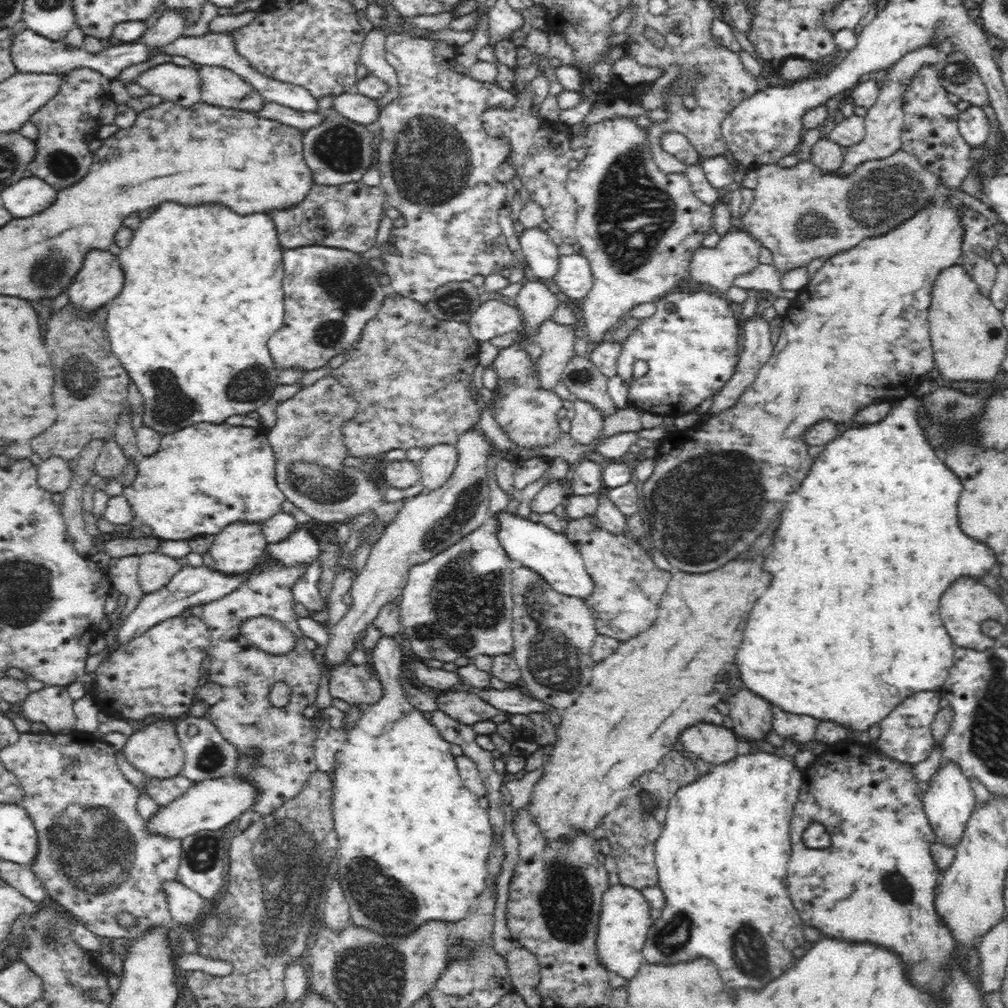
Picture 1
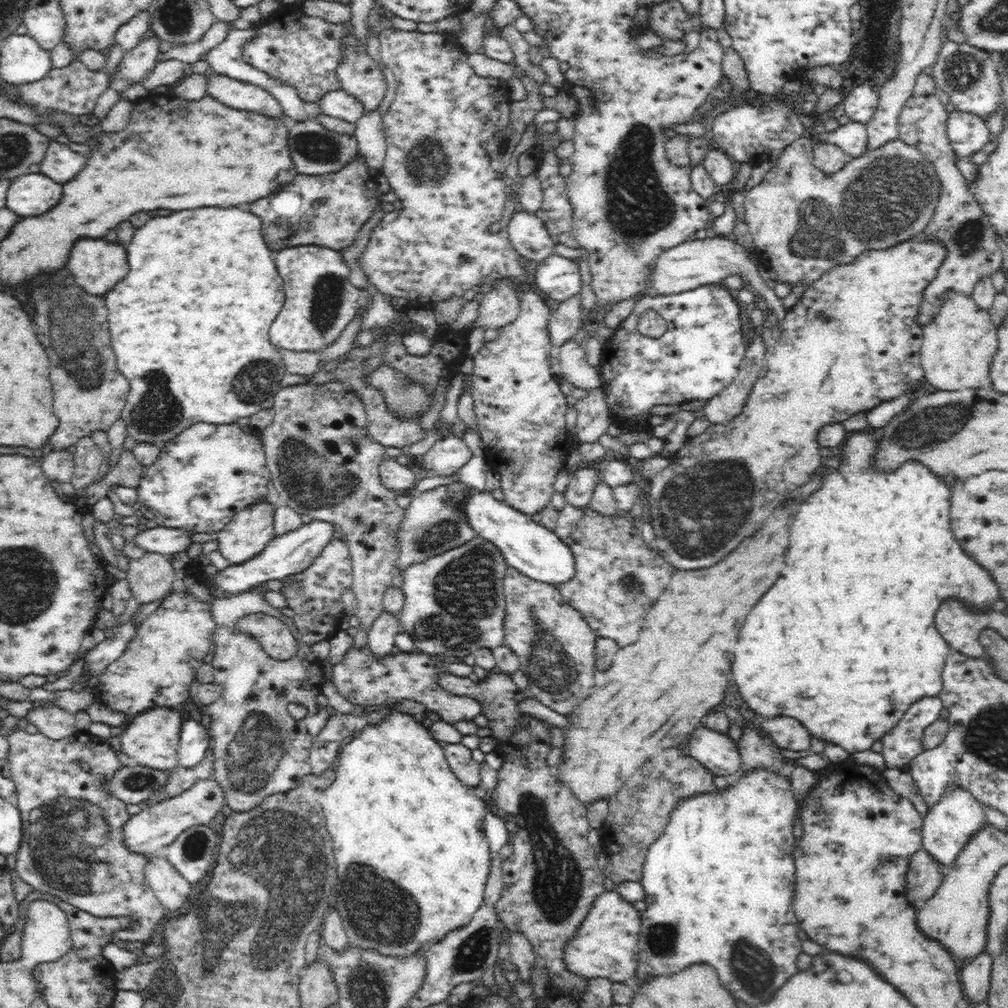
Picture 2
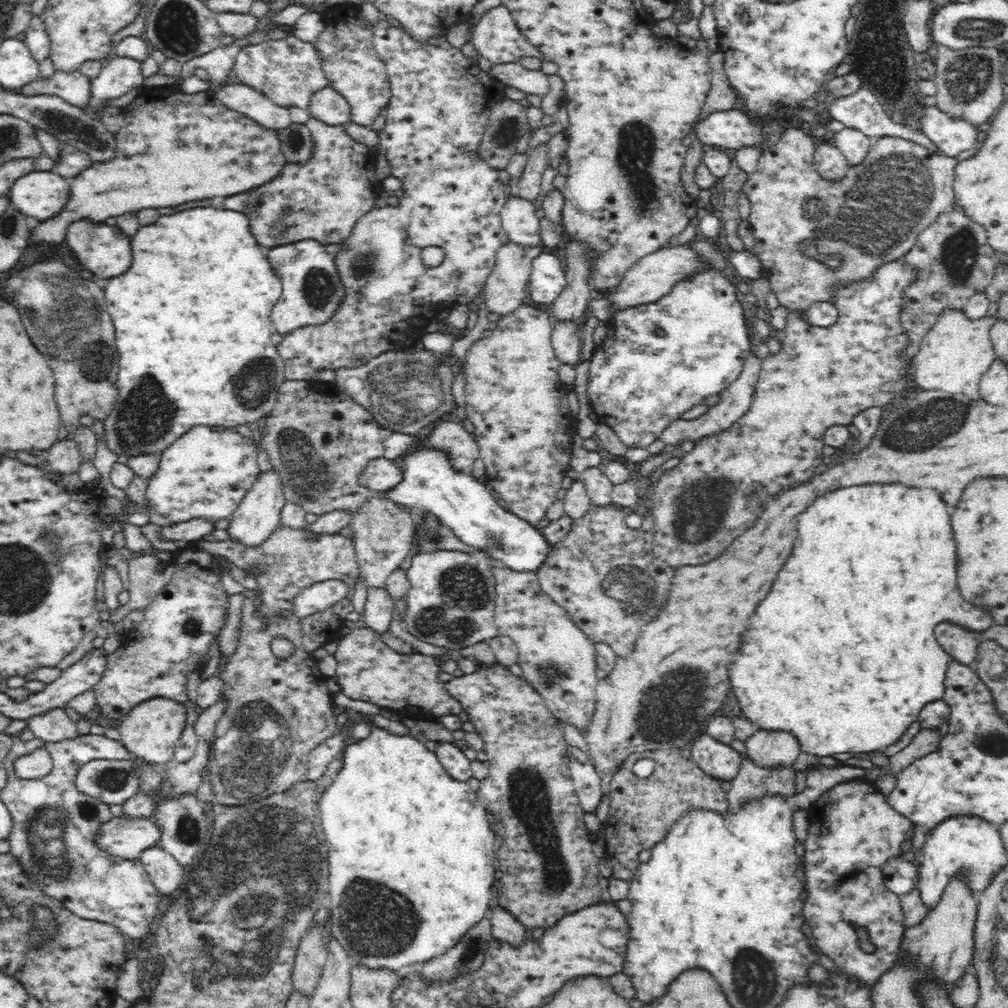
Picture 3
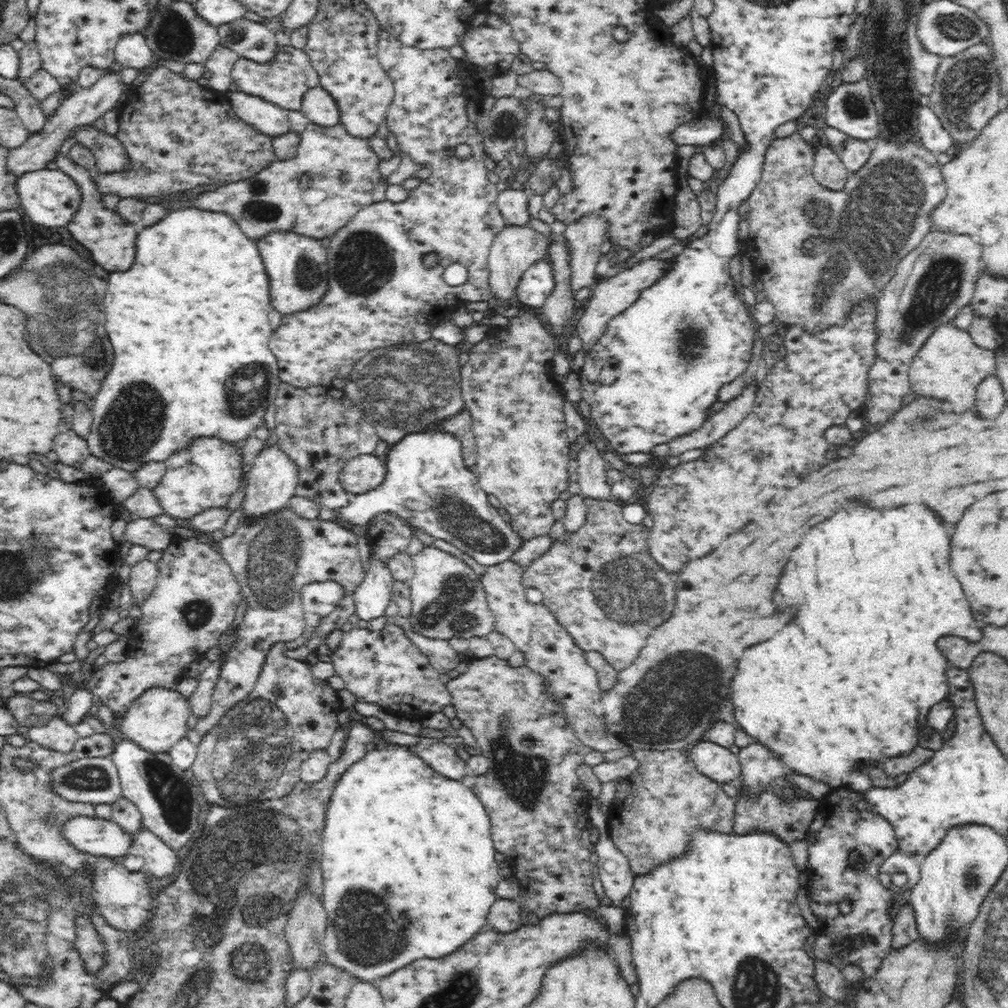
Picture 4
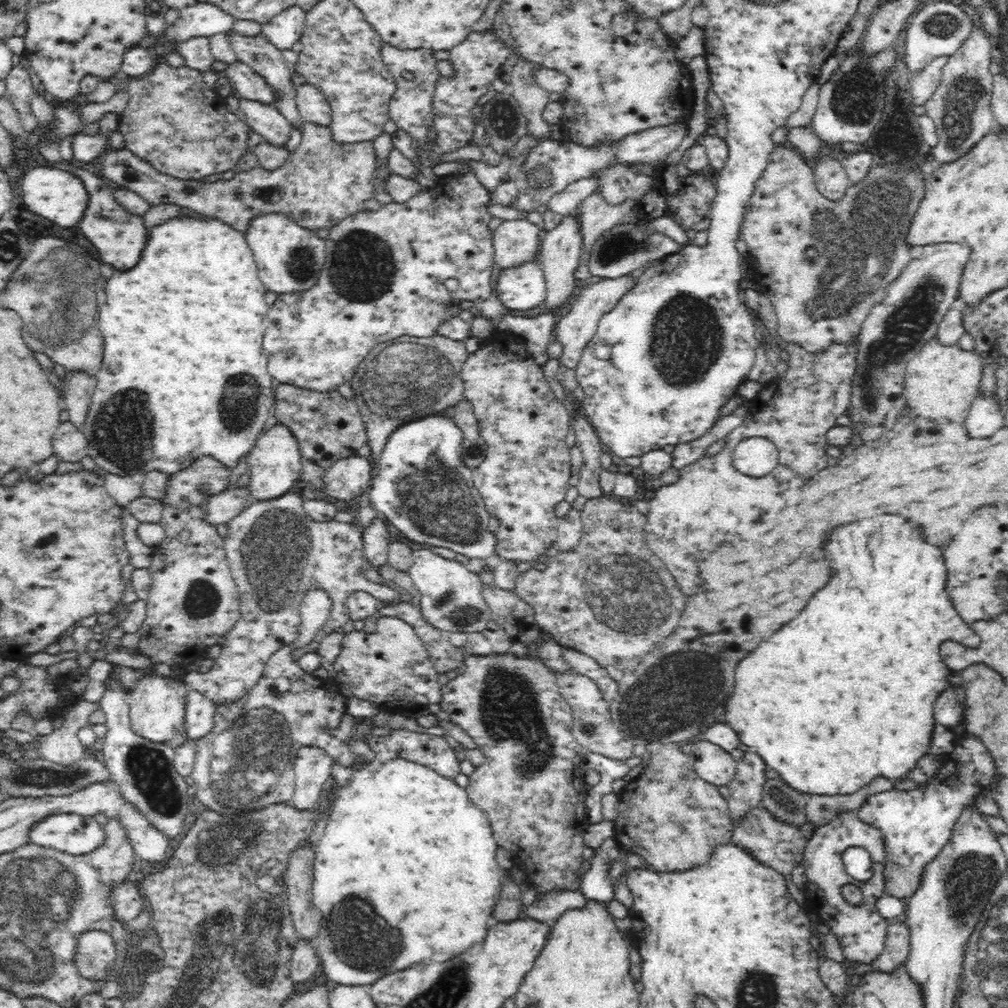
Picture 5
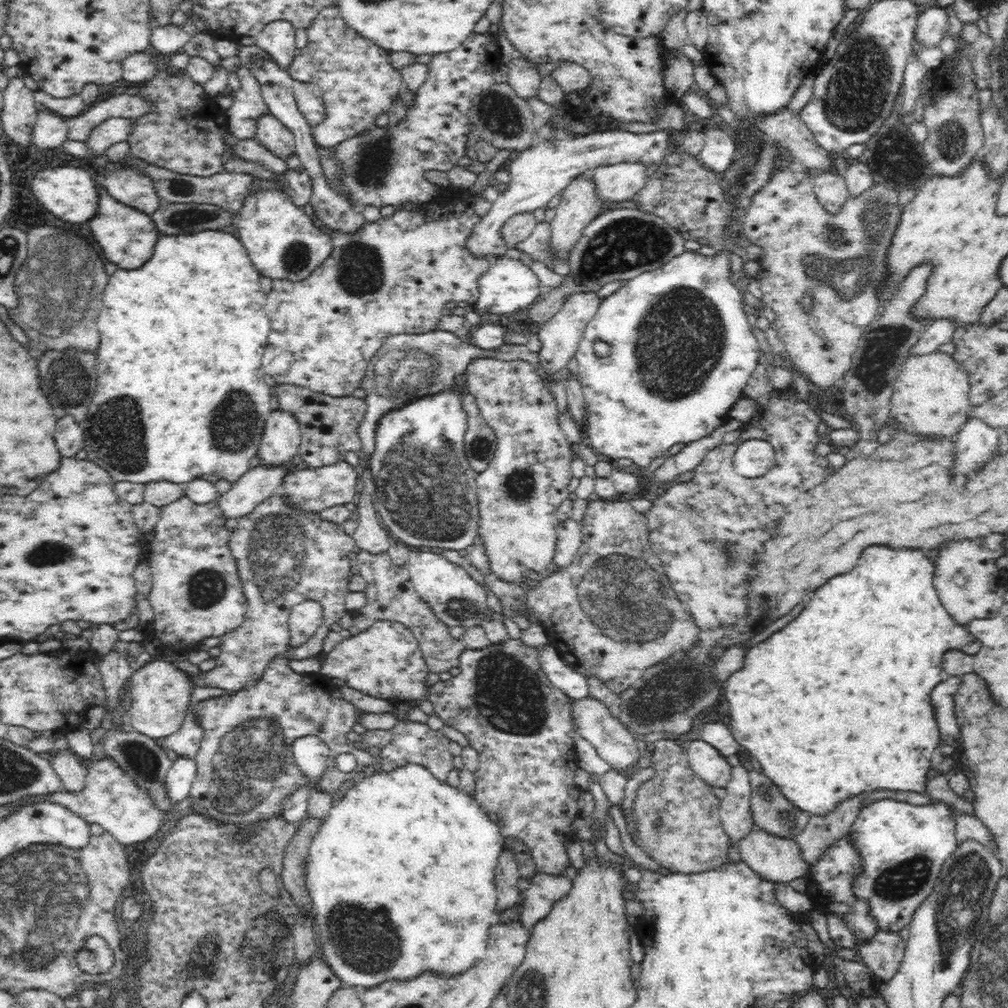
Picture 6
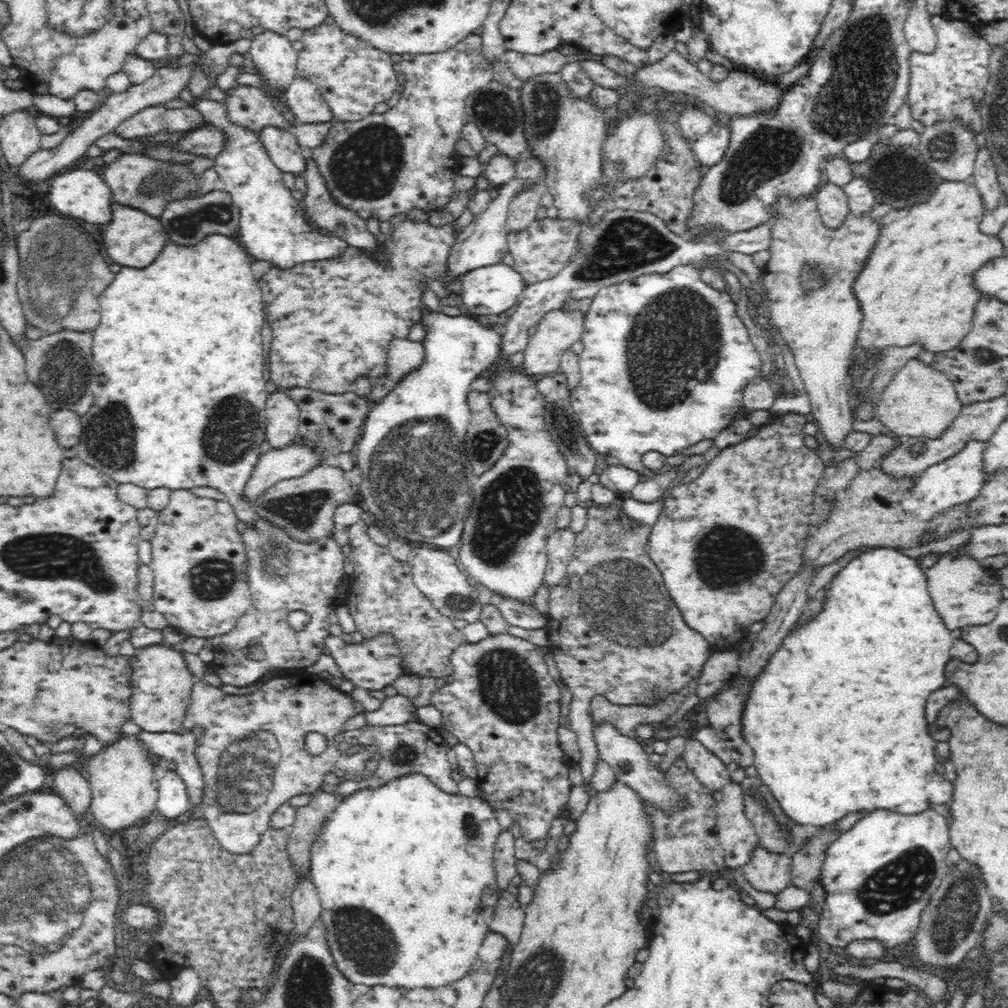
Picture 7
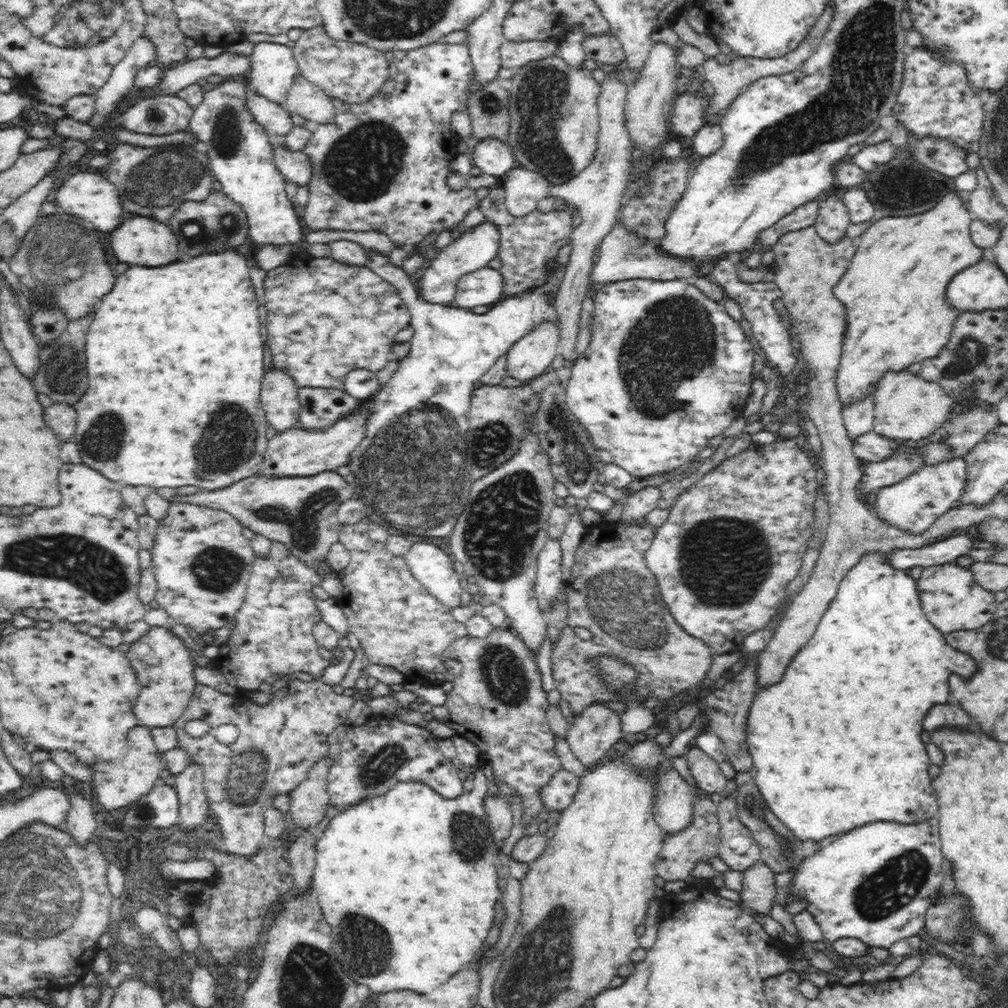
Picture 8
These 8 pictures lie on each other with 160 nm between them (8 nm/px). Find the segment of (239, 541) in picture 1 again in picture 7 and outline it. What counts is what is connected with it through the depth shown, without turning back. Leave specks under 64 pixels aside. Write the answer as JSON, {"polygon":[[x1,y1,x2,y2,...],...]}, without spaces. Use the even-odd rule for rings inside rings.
{"polygon":[[278,388,267,396,265,413,265,435,272,448,282,448,297,440,301,416,298,405,288,397,284,388]]}

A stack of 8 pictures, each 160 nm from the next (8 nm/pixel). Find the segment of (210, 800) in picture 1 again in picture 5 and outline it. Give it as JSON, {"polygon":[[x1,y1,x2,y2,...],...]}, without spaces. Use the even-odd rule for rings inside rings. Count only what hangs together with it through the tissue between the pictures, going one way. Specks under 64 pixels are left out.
{"polygon":[[54,813,42,818,29,830,29,842,57,849,72,856,82,856,100,848,105,830,92,816]]}

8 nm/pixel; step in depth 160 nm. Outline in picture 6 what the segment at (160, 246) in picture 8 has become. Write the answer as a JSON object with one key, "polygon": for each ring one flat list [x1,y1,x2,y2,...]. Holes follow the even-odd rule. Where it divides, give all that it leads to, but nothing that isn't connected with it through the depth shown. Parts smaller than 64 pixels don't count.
{"polygon":[[99,183,96,189,100,192,98,194,100,208,98,208,98,216,94,216,94,220,90,222,90,228,94,232,94,238,98,240,99,247,102,248,102,255,106,256,106,260,110,260,108,264,114,262,118,264,118,268,140,268,152,258,154,246,160,236,158,230,154,228,151,215,118,202],[114,234,124,234,124,236,114,236]]}

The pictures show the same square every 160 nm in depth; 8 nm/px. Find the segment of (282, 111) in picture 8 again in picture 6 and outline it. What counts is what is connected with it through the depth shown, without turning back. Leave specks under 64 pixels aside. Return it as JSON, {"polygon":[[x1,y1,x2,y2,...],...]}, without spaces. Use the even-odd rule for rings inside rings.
{"polygon":[[240,67,236,74,241,86,237,91,229,91,233,104,226,113,226,127,238,139,254,139,258,118,269,113,263,99,260,83,247,68]]}

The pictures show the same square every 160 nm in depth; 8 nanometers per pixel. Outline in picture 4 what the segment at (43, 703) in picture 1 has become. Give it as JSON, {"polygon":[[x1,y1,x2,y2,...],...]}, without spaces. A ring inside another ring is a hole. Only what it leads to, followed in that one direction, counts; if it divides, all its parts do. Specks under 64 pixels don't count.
{"polygon":[[54,716,48,724,42,727,33,727,25,735,27,740,36,742,46,749,69,754,79,740,79,734,72,725]]}

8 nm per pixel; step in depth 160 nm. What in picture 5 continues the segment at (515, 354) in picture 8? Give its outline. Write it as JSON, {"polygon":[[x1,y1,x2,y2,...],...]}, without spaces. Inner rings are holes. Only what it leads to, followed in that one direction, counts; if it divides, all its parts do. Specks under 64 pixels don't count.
{"polygon":[[627,275,616,279,603,279,579,289,576,293,578,296,576,302,572,304,568,314,558,317,553,332,554,339,562,344,562,355,559,358,562,369,577,368,582,351,590,346,591,338,595,335,601,316,610,312,618,304,618,300,622,300,622,296,630,292,634,283,637,283,637,279]]}

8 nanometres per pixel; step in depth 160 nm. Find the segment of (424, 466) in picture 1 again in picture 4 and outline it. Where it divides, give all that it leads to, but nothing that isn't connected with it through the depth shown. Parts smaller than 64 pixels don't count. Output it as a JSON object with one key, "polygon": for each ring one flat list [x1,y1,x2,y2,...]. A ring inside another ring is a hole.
{"polygon":[[464,408,457,415,434,424,433,430,450,433,460,441,462,445,463,461,467,467,472,467,477,462,478,447,476,446,475,434,473,431,472,415]]}

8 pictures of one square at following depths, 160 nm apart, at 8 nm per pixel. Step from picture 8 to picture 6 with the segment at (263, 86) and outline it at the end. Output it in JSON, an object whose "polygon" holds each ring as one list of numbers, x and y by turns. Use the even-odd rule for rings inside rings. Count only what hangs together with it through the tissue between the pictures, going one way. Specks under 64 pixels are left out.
{"polygon":[[276,20,261,30,254,38,254,43,263,48,280,68,288,71,288,66,295,57,295,34,296,28,287,20]]}

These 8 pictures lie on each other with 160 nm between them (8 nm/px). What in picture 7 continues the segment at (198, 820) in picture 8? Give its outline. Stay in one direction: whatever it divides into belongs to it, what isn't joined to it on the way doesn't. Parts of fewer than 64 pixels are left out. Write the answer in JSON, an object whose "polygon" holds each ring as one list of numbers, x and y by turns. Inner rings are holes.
{"polygon":[[141,731,137,738,152,754,176,763,175,772,184,781,192,808,196,809,205,794,205,779,194,755,198,742,194,734]]}

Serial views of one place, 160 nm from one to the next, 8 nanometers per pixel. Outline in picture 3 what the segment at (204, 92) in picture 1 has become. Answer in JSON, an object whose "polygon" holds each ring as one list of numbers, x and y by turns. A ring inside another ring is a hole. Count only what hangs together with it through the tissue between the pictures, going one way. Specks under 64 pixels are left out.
{"polygon":[[229,81,211,93,224,106,242,113,264,128,279,131,293,123,289,108,272,102,266,95,247,84]]}

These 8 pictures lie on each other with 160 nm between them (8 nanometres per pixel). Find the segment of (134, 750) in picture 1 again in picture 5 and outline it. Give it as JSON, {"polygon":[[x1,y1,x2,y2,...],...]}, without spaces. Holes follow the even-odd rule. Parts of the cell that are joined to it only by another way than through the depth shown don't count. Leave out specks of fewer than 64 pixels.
{"polygon":[[156,673,140,677,129,693,129,721,134,733,150,742,168,743,184,727,185,704,189,687,182,679,159,676]]}

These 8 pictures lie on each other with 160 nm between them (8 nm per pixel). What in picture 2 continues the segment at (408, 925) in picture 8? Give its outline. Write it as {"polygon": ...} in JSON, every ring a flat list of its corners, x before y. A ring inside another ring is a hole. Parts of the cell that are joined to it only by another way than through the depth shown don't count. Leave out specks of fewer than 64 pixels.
{"polygon":[[394,710,383,722,376,726,368,724,349,744,344,745,334,768,335,780,326,788,320,801,325,817,325,828,334,844,338,886,342,886,342,890,336,894,336,908,340,913,344,932,348,935,349,944,364,950,376,950,384,956,404,958,412,956,420,948,427,948,431,943,442,940,448,932,464,928,483,904,484,886,488,882,492,866,490,848,482,826,488,805,486,798,478,798,474,794,474,789,466,787,452,773,444,751,438,741,431,736,429,729,417,722,412,714]]}

